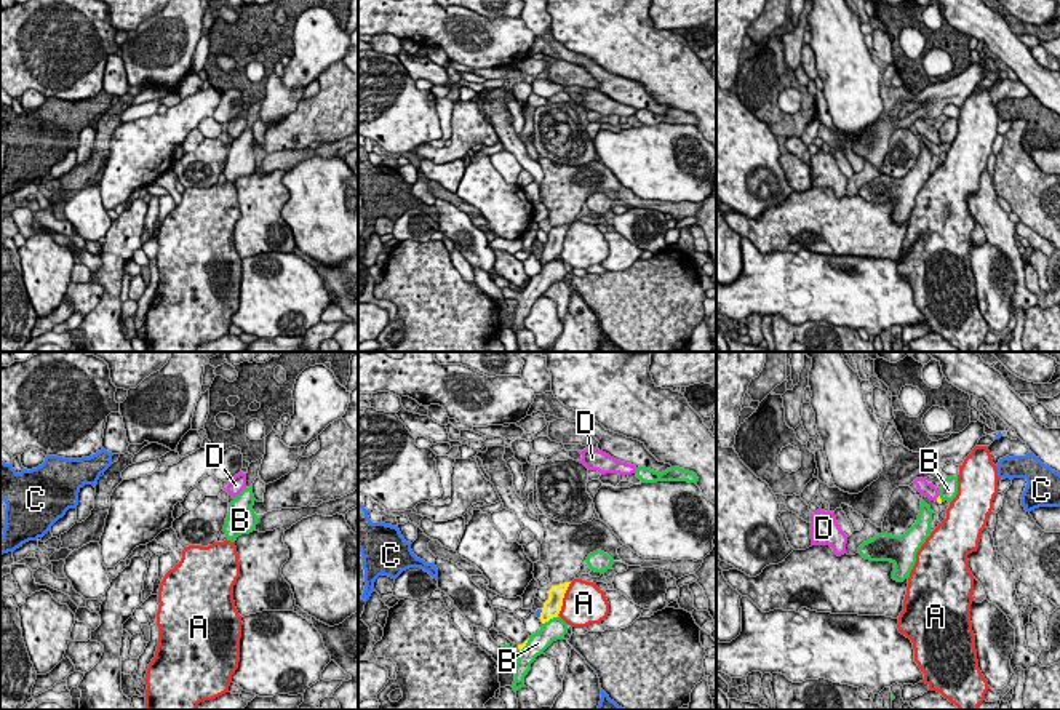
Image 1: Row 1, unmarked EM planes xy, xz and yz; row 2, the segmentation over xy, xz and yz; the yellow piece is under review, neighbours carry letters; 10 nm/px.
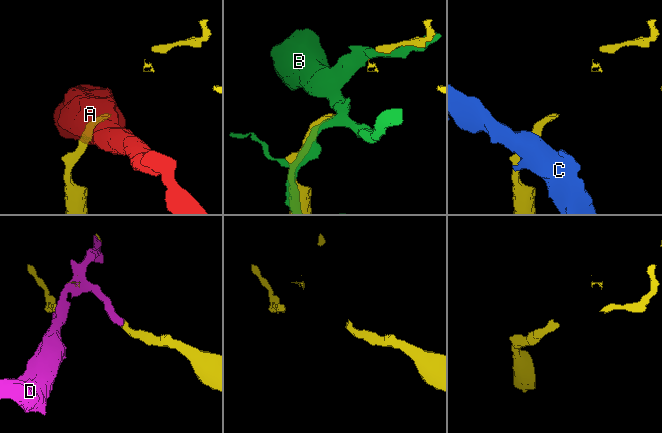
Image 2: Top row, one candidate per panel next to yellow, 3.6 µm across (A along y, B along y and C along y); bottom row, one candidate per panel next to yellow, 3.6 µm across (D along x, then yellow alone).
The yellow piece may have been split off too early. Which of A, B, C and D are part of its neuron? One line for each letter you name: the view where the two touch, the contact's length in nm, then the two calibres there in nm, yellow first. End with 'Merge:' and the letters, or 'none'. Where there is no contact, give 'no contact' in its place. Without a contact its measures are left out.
D: meets yellow in yz; contact 70 nm long; 50 nm thick on the yellow side, 140 nm on the other
Merge: D

